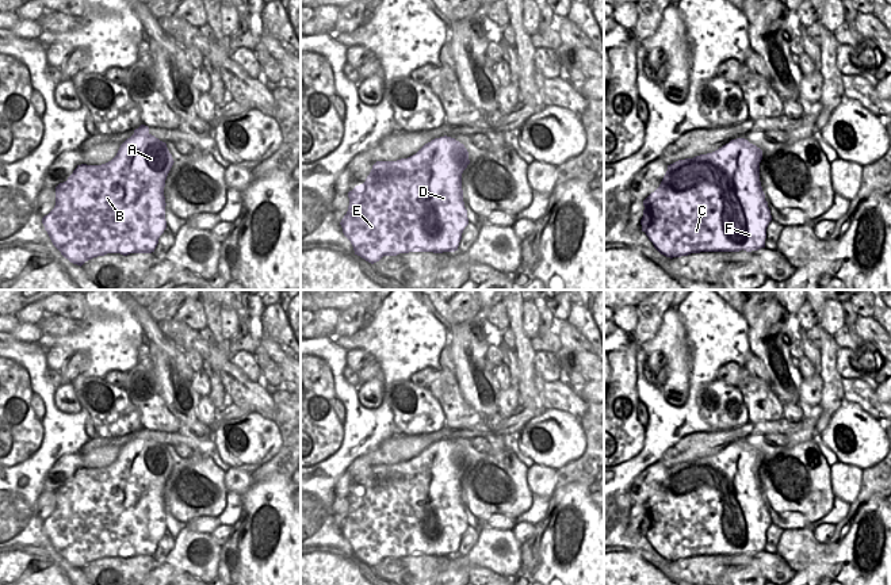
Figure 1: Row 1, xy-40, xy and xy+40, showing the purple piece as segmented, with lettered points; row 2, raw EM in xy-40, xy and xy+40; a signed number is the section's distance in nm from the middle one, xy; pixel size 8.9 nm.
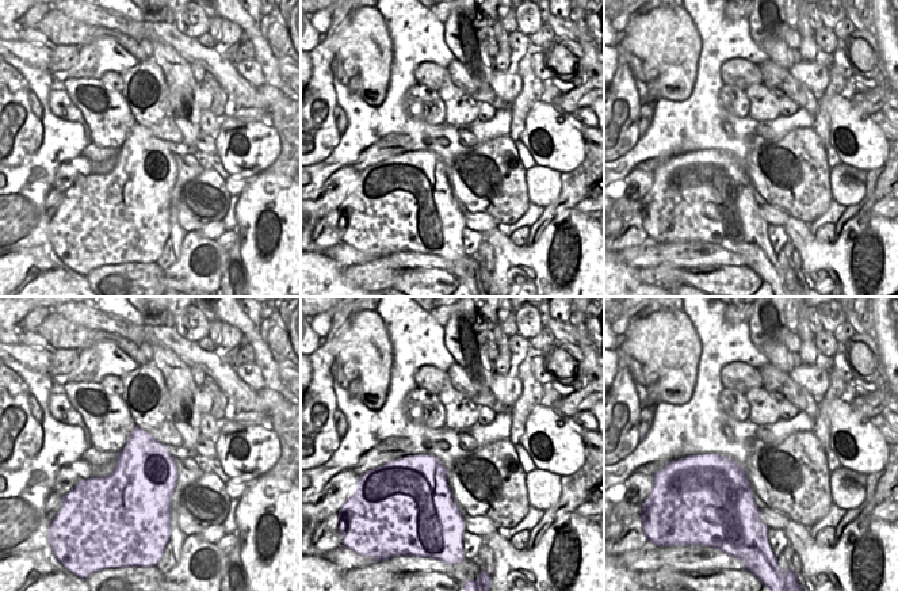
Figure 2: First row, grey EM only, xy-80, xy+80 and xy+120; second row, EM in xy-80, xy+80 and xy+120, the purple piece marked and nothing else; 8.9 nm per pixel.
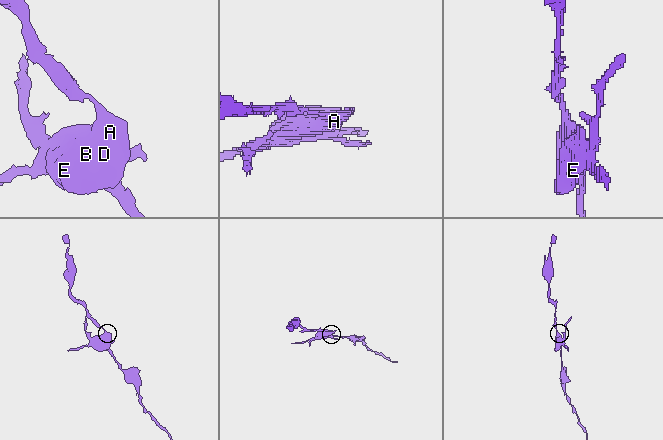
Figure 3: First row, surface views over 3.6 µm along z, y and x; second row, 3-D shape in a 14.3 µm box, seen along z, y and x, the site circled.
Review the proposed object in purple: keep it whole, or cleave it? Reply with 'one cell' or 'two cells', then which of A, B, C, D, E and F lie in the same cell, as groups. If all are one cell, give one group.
two cells; A B D E F / C

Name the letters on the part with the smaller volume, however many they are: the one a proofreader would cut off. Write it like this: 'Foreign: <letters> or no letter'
Foreign: C

